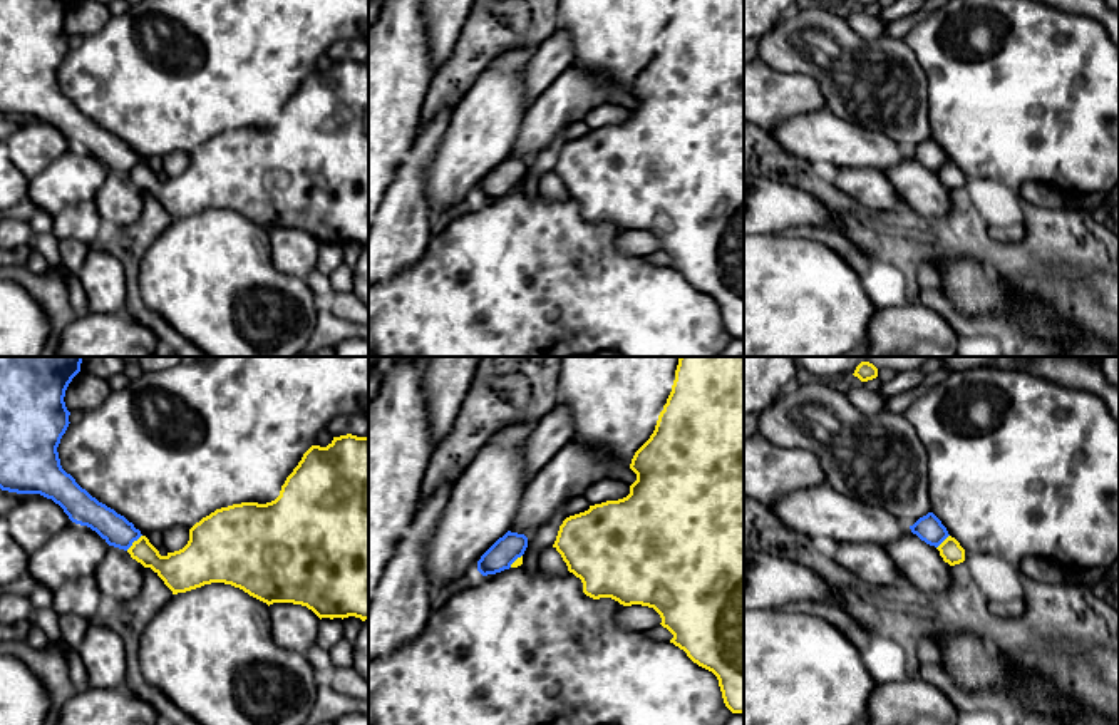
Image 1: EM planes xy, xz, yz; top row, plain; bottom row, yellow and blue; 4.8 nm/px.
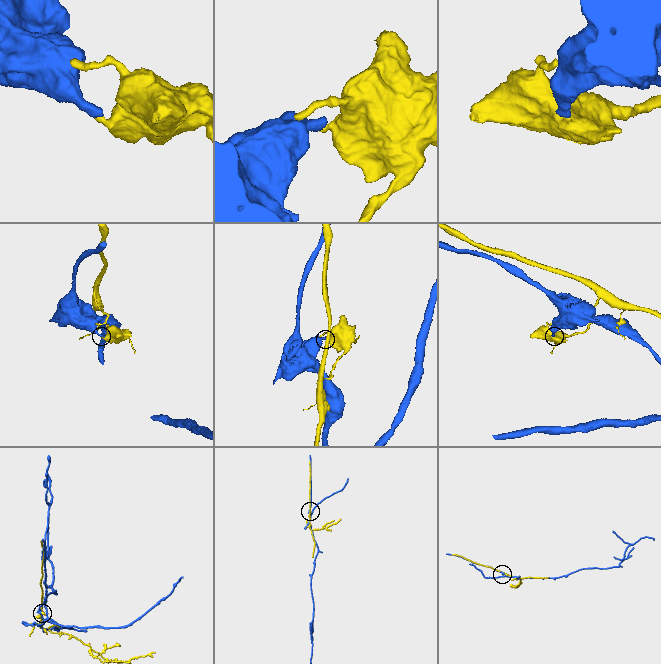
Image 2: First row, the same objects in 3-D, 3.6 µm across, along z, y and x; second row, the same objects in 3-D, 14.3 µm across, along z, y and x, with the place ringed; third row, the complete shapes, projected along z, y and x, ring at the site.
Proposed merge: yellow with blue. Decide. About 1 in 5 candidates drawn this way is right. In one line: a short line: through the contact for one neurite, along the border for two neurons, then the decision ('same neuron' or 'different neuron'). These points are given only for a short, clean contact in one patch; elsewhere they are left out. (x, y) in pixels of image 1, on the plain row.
different neuron

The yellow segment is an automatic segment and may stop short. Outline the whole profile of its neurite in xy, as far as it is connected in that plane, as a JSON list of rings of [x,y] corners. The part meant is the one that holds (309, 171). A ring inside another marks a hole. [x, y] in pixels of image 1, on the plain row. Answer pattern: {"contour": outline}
{"contour": [[[347,59],[333,62],[327,72],[312,70],[275,126],[216,134],[189,154],[189,166],[179,176],[161,181],[149,164],[141,161],[127,177],[144,193],[151,193],[173,219],[224,208],[268,231],[293,228],[307,231],[320,244],[355,241],[365,246],[369,244],[369,62]]]}

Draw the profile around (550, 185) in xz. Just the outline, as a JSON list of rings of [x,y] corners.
[[[553,171],[539,177],[538,189],[546,199],[551,199],[551,201],[565,201],[570,198],[561,179]]]

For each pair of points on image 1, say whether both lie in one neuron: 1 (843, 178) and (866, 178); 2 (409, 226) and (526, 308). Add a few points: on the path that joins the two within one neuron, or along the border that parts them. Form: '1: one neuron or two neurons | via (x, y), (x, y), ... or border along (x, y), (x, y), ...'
1: one neuron | via (848, 178), (861, 178)
2: two neurons | border along (434, 235), (424, 253), (404, 270)

